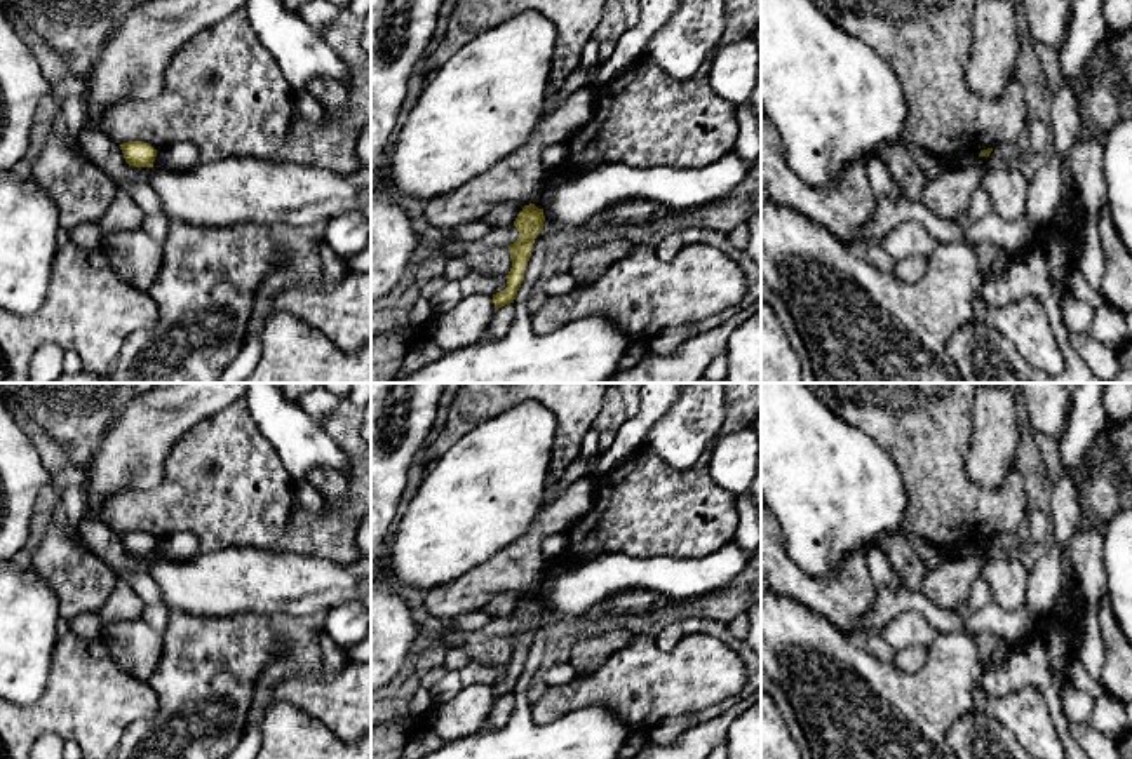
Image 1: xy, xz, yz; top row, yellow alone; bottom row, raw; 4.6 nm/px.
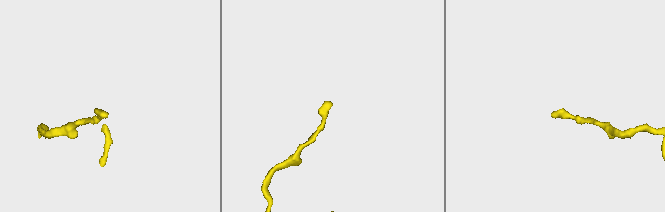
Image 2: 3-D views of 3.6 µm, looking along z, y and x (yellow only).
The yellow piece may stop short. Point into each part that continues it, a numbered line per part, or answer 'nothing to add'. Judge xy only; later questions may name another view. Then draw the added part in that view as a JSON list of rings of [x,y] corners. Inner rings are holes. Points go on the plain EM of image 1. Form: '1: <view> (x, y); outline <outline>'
nothing to add

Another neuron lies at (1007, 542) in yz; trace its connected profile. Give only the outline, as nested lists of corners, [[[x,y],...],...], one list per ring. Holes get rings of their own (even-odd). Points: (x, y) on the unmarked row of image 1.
[[[1001,533],[993,536],[993,541],[987,547],[972,547],[972,548],[961,548],[960,554],[974,554],[979,557],[989,557],[1005,554],[1008,550],[1036,550],[1041,548],[1040,545],[1033,543],[1031,540],[1022,541],[1017,534]]]

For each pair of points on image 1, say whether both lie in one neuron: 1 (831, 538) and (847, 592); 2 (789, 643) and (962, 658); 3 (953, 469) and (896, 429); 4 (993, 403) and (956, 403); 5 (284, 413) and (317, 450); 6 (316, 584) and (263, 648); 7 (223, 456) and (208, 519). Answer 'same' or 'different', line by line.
1: different
2: same
3: same
4: different
5: same
6: different
7: same

